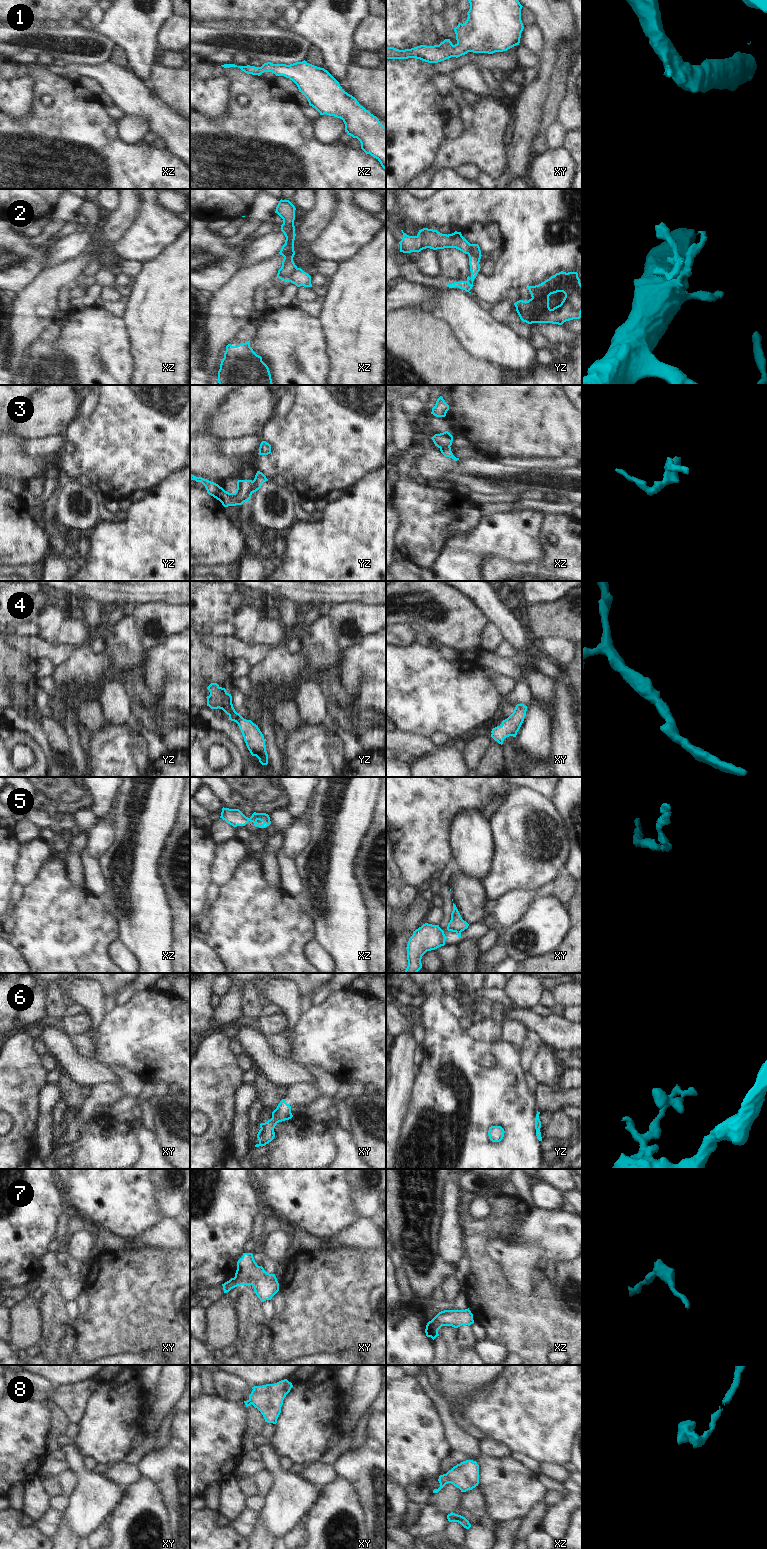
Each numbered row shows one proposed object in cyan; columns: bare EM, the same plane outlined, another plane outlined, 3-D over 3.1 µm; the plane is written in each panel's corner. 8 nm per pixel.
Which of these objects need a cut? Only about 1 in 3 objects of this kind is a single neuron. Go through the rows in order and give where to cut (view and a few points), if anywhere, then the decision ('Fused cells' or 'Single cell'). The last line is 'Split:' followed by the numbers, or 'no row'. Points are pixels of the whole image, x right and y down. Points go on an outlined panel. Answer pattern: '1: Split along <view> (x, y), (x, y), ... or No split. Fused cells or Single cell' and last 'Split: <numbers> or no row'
1: No split. Single cell
2: Split along xz (297, 268), (286, 280). Fused cells
3: Split along yz (253, 481), (252, 492). Fused cells
4: No split. Single cell
5: Split along xz (251, 816), (253, 821). Fused cells
6: No split. Single cell
7: Split along xz (430, 1321), (437, 1331). Fused cells
8: Split along xz (445, 1474), (450, 1482). Fused cells
Split: 2, 3, 5, 7, 8

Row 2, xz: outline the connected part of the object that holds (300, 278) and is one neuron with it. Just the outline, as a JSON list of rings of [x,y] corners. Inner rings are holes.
[[[297,268],[294,272],[292,272],[287,281],[295,284],[297,287],[312,287],[311,276],[304,272],[301,268]]]

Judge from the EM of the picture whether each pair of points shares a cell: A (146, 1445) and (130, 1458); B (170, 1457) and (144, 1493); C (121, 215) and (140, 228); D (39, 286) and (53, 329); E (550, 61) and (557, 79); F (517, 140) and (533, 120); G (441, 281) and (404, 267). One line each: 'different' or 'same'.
A: same
B: different
C: different
D: different
E: different
F: same
G: same

